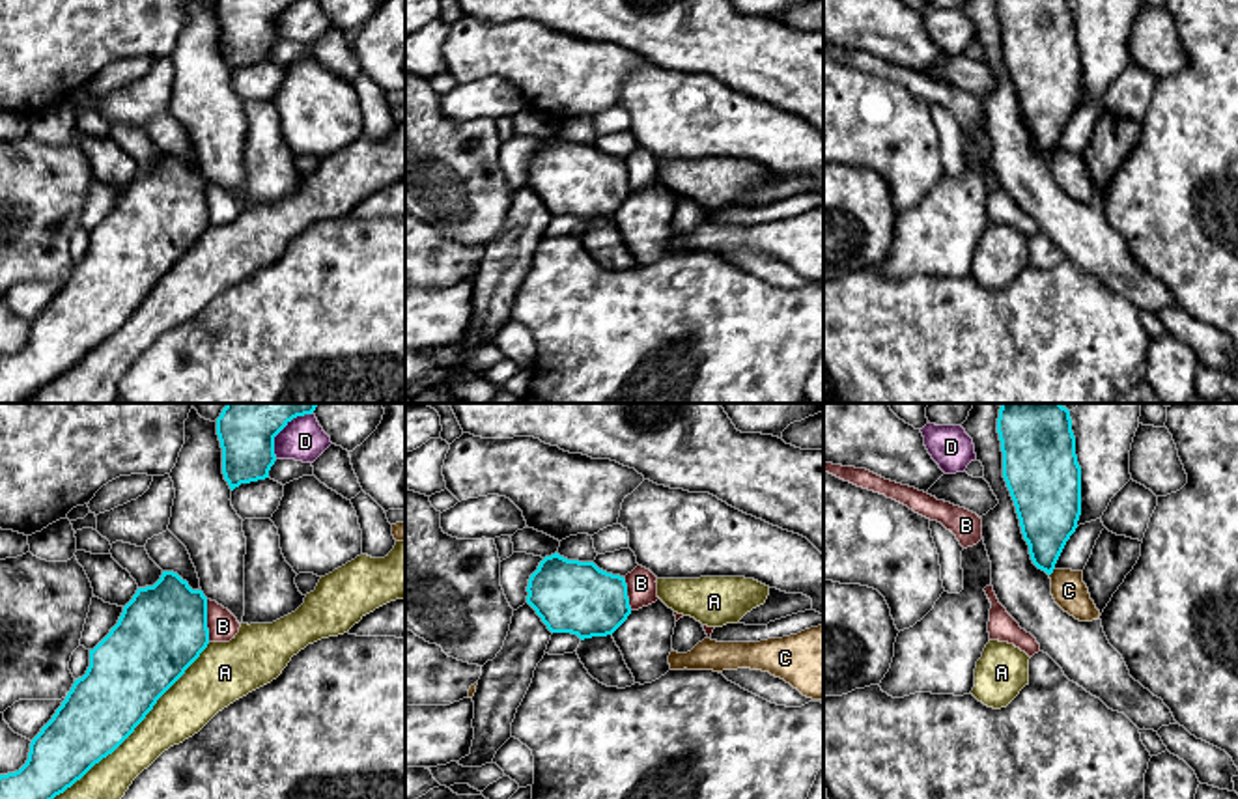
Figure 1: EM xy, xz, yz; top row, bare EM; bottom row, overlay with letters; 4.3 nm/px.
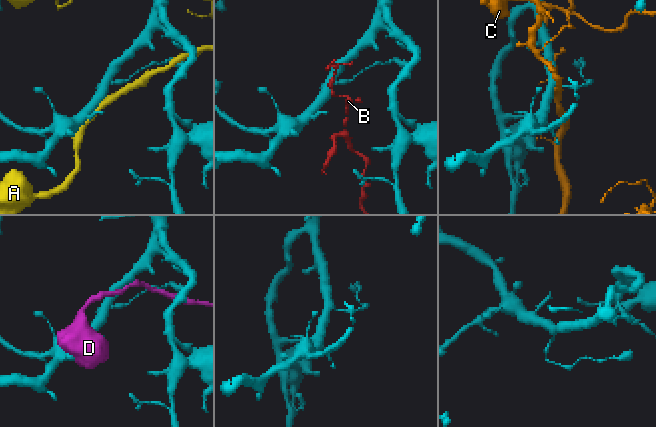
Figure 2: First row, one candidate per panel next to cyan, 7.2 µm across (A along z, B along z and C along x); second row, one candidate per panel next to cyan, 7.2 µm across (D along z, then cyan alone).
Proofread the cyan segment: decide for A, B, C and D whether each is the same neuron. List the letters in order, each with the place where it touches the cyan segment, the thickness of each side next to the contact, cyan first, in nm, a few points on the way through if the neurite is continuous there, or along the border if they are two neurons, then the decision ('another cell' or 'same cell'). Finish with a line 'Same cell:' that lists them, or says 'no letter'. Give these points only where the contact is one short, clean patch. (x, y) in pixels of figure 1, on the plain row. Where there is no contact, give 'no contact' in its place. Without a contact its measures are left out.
A: xy (120, 325) | 320/200 nm | another cell
B: xy (206, 202) | 380/130 nm | along xy (206, 182), (210, 223) | another cell
C: yz (1052, 154) | 260/150 nm | another cell
D: xy (273, 21) | 220/190 nm | another cell
Same cell: no letter

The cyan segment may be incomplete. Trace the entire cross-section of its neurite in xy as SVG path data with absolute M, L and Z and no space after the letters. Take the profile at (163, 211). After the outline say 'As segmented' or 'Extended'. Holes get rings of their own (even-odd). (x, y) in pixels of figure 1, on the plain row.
M162 153L153 168L138 170L123 189L118 205L90 231L86 256L75 261L52 301L32 321L26 345L7 357L0 357L0 403L22 403L35 396L56 377L80 362L95 345L112 336L146 301L157 282L185 256L209 226L207 179L192 172L174 153Z. As segmented

